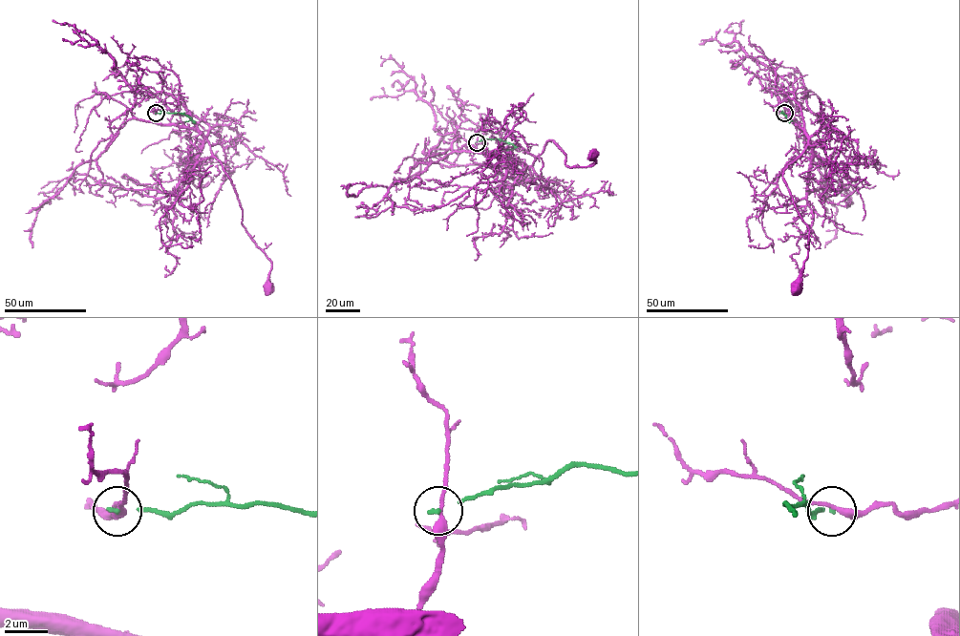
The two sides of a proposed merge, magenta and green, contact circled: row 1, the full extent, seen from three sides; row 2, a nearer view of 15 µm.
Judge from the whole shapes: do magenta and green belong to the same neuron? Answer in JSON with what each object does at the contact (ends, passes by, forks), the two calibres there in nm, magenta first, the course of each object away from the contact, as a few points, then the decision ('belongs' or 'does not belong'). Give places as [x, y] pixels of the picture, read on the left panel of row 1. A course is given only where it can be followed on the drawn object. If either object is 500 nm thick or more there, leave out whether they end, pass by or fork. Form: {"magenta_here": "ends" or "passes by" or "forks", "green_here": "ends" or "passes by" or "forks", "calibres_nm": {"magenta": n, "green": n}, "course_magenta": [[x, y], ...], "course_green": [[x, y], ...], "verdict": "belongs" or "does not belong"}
{"magenta_here": "passes by", "green_here": "ends", "calibres_nm": {"magenta": 240, "green": 140}, "course_magenta": [[156, 113], [150, 109], [168, 109], [208, 125], [210, 150], [231, 183], [242, 224], [271, 263], [268, 287]], "course_green": [[156, 113], [180, 112], [192, 119], [185, 121]], "verdict": "does not belong"}

